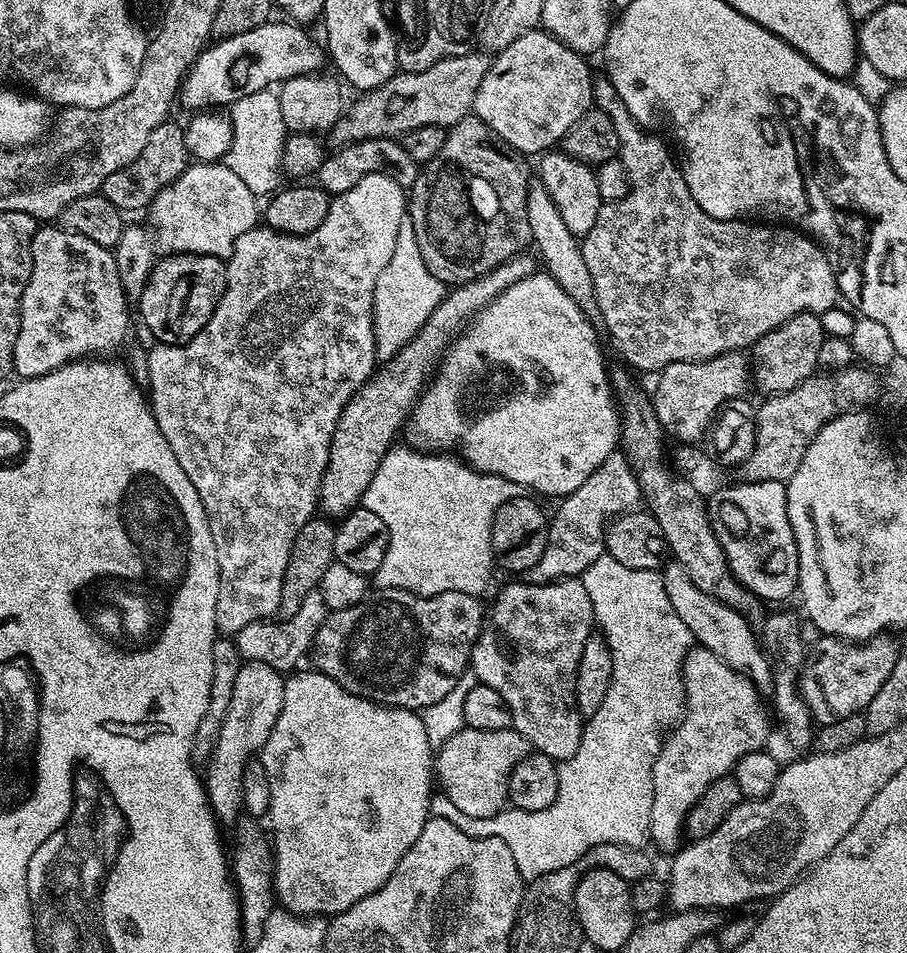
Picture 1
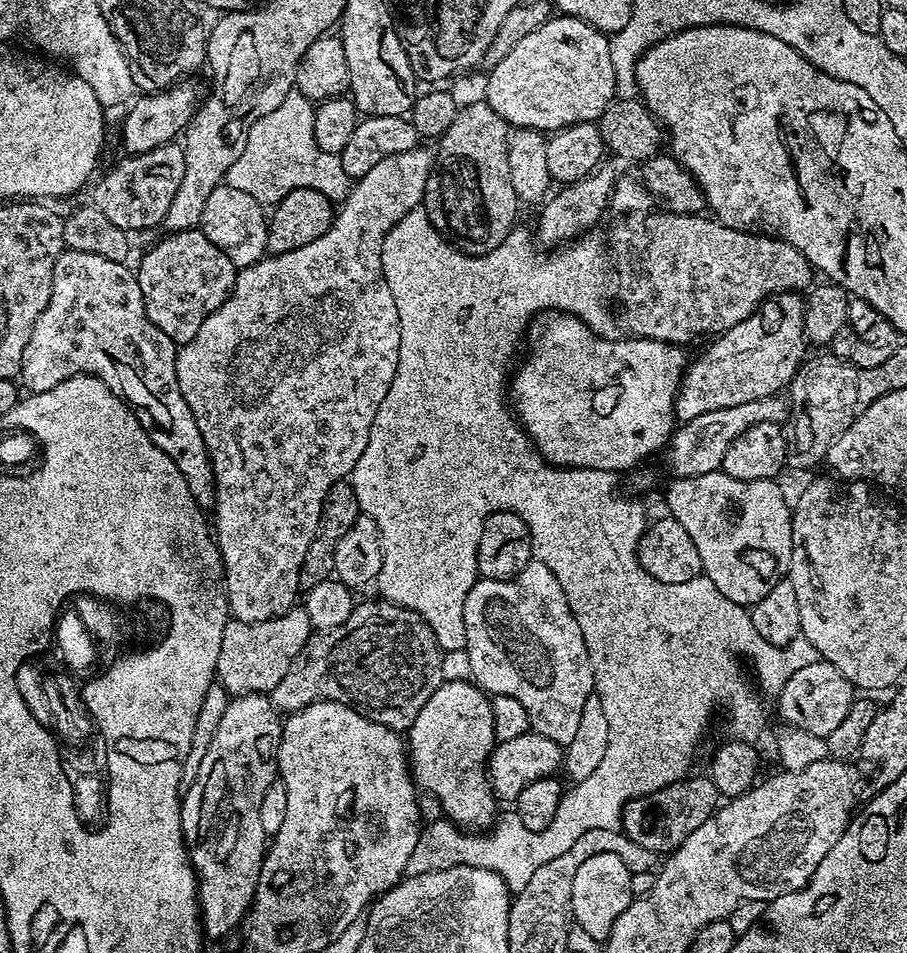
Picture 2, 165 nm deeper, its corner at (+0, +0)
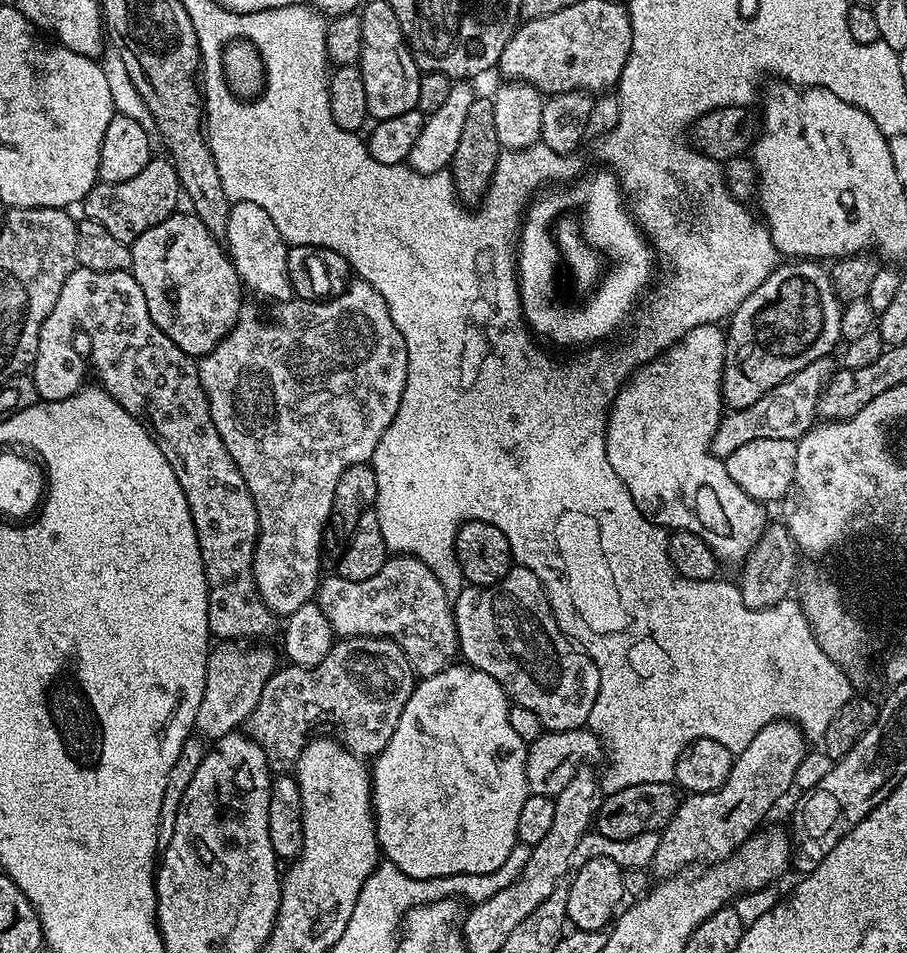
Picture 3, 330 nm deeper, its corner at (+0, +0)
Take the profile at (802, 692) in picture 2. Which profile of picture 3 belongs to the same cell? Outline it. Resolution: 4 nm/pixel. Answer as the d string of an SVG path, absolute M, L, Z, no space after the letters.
M793 721L770 722L766 726L762 726L762 730L758 730L758 734L754 734L754 738L750 742L750 746L746 746L746 750L735 753L730 778L726 778L726 782L722 782L722 786L718 786L718 790L685 795L676 808L675 814L670 818L670 822L660 832L658 854L654 854L651 863L651 867L656 868L657 877L667 878L683 873L687 869L684 868L687 864L697 863L696 865L699 865L701 862L724 860L731 852L741 848L748 841L749 836L765 823L763 820L767 818L768 811L788 791L793 791L798 762L802 762L802 758L806 755L804 744L806 745L806 737Z

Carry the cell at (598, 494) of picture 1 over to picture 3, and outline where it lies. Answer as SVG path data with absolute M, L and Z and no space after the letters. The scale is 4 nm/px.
M828 356L818 358L810 366L798 370L789 380L783 380L774 390L762 394L754 406L737 408L721 415L718 430L714 430L712 439L712 453L721 458L734 454L738 446L746 446L746 442L754 442L754 438L786 438L799 440L817 423L816 407L824 385L831 378L834 365Z

